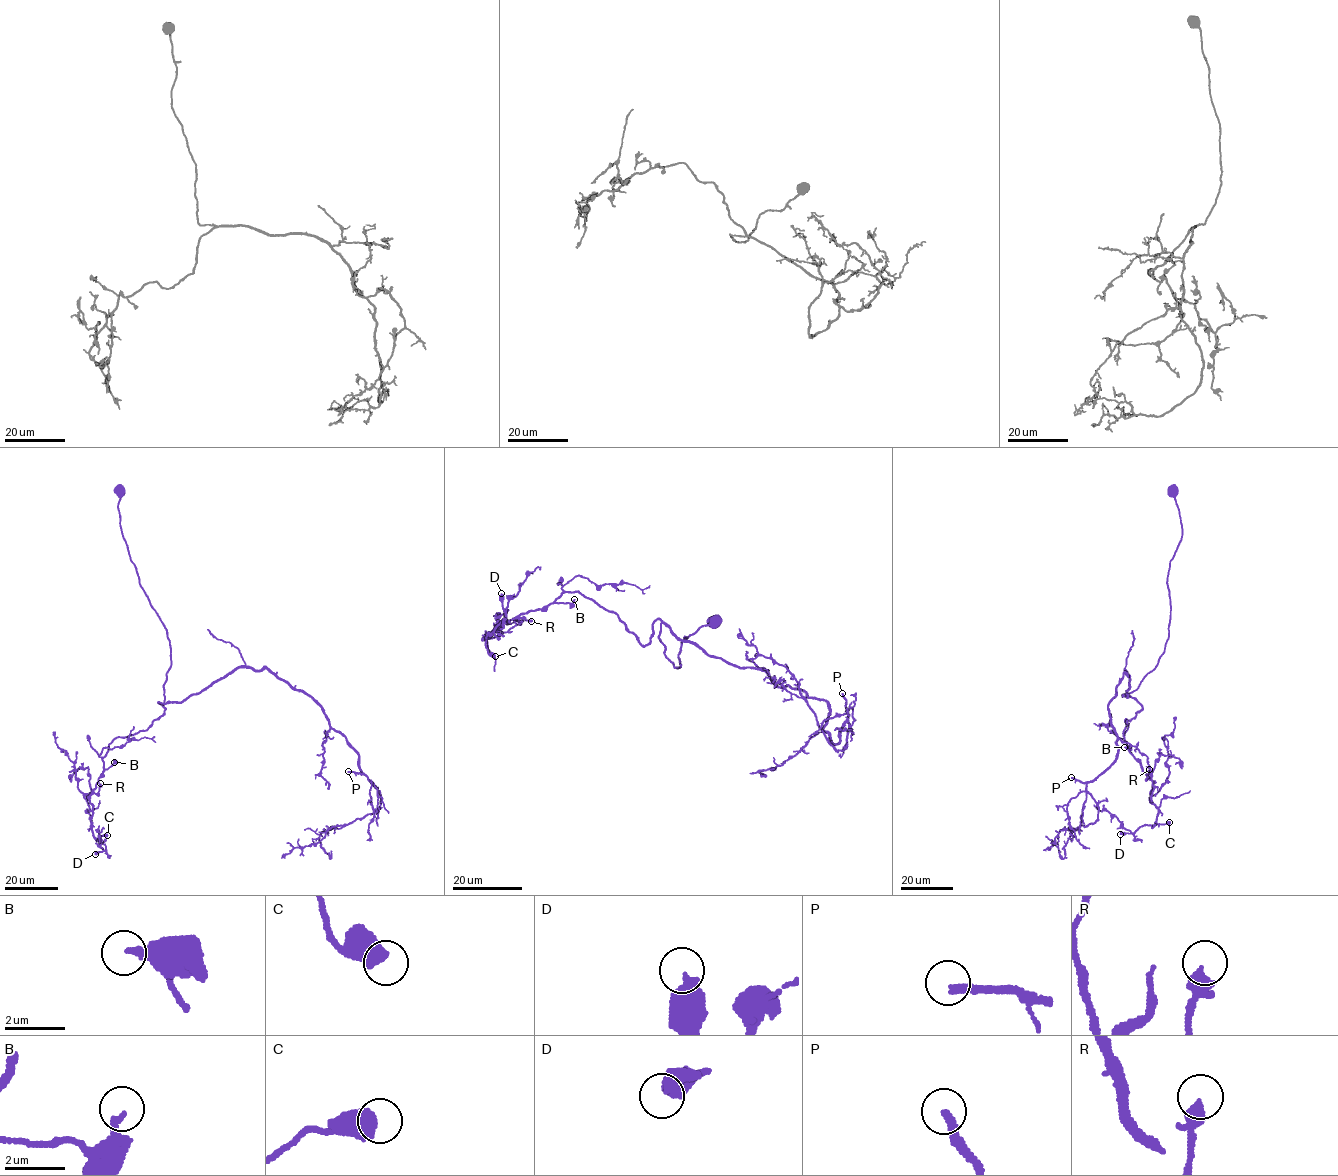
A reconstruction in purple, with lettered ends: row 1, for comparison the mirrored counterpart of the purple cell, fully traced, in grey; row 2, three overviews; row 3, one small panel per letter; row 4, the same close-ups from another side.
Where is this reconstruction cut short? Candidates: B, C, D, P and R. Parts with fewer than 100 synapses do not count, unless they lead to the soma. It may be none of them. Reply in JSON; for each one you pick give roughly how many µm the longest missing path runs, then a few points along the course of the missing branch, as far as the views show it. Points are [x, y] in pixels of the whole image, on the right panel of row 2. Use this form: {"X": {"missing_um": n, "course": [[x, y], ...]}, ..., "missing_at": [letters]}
{"P": {"missing_um": 40, "course": [[1071, 777], [1064, 789], [1061, 809], [1065, 821], [1050, 827]]}, "missing_at": ["P"]}

